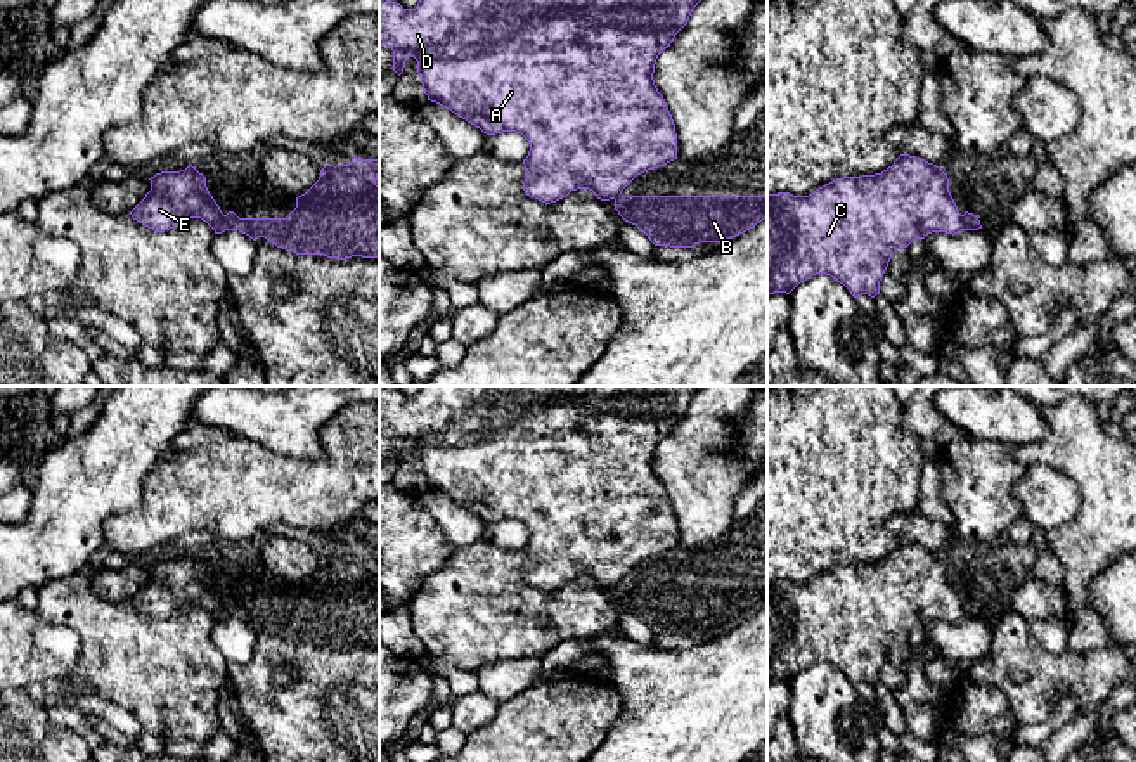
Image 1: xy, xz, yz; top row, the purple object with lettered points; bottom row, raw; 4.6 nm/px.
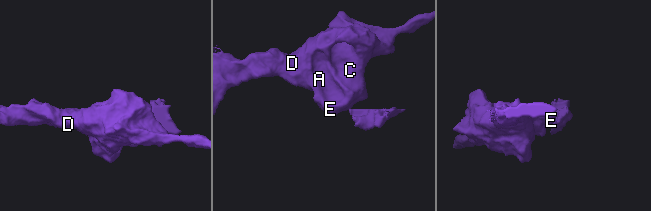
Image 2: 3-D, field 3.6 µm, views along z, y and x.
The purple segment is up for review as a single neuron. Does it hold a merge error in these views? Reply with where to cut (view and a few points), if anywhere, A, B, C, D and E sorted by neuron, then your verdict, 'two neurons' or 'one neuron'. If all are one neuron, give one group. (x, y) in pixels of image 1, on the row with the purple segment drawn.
cut xy (225, 215), (231, 229); groups A C D E / B; two neurons

